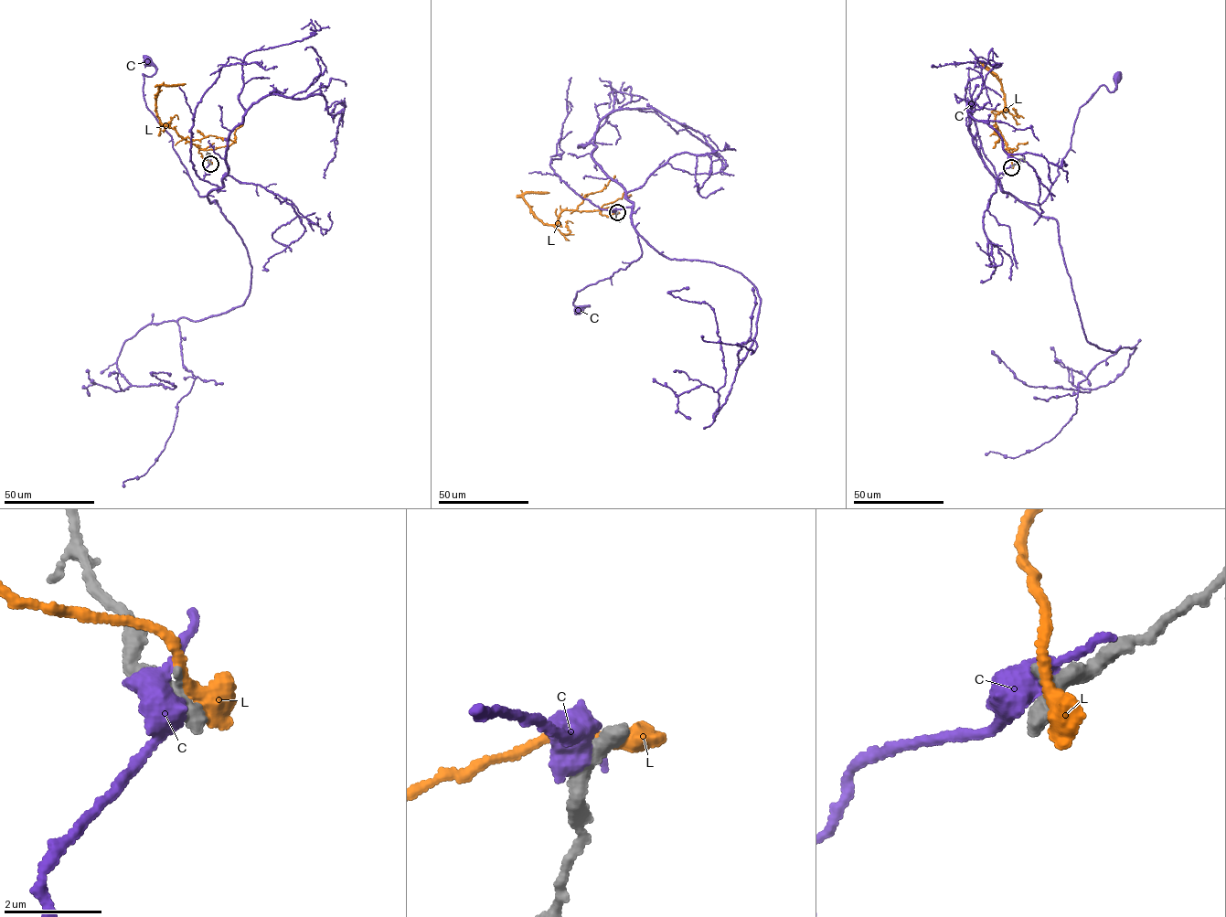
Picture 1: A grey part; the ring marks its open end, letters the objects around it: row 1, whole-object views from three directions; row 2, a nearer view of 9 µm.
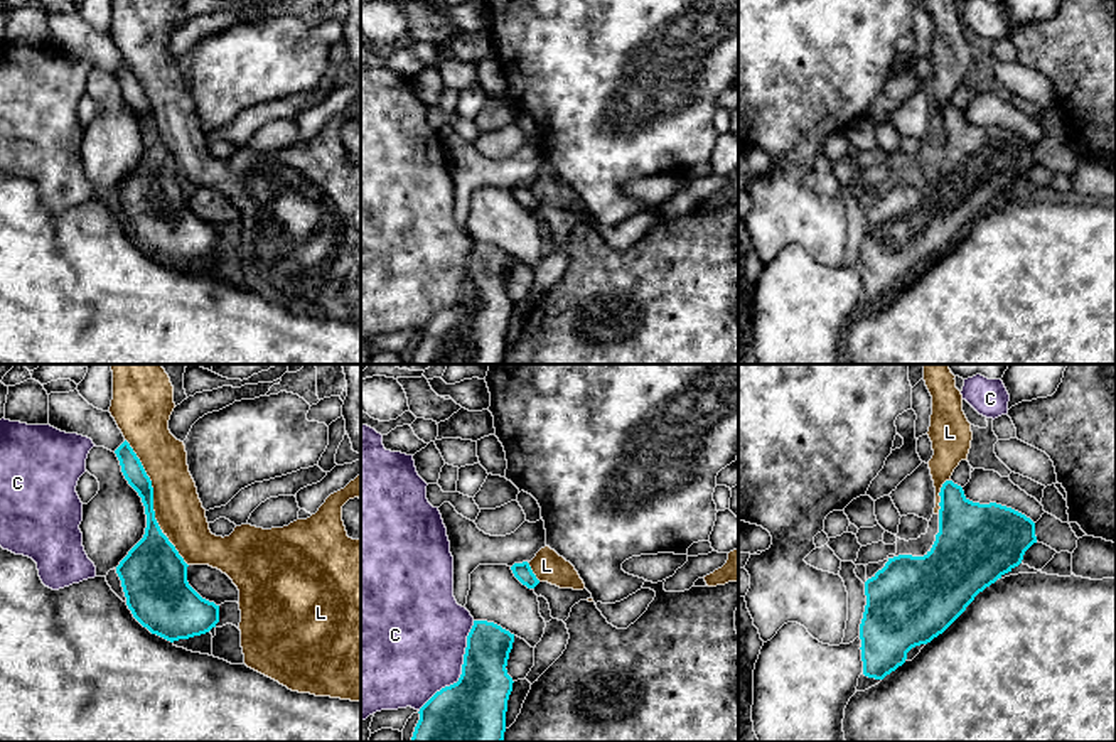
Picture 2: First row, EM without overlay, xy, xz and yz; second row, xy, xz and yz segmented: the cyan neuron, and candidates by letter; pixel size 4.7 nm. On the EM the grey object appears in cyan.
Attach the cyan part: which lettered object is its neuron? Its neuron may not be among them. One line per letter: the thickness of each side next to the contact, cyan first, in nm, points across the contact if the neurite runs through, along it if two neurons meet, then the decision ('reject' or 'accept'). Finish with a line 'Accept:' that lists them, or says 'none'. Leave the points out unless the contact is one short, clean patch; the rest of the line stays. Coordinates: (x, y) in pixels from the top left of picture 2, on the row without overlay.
C: 400 nm thick on the cyan side, 460 nm on the other; reject
L: 100 nm thick on the cyan side, 220 nm on the other; reject
Accept: none

